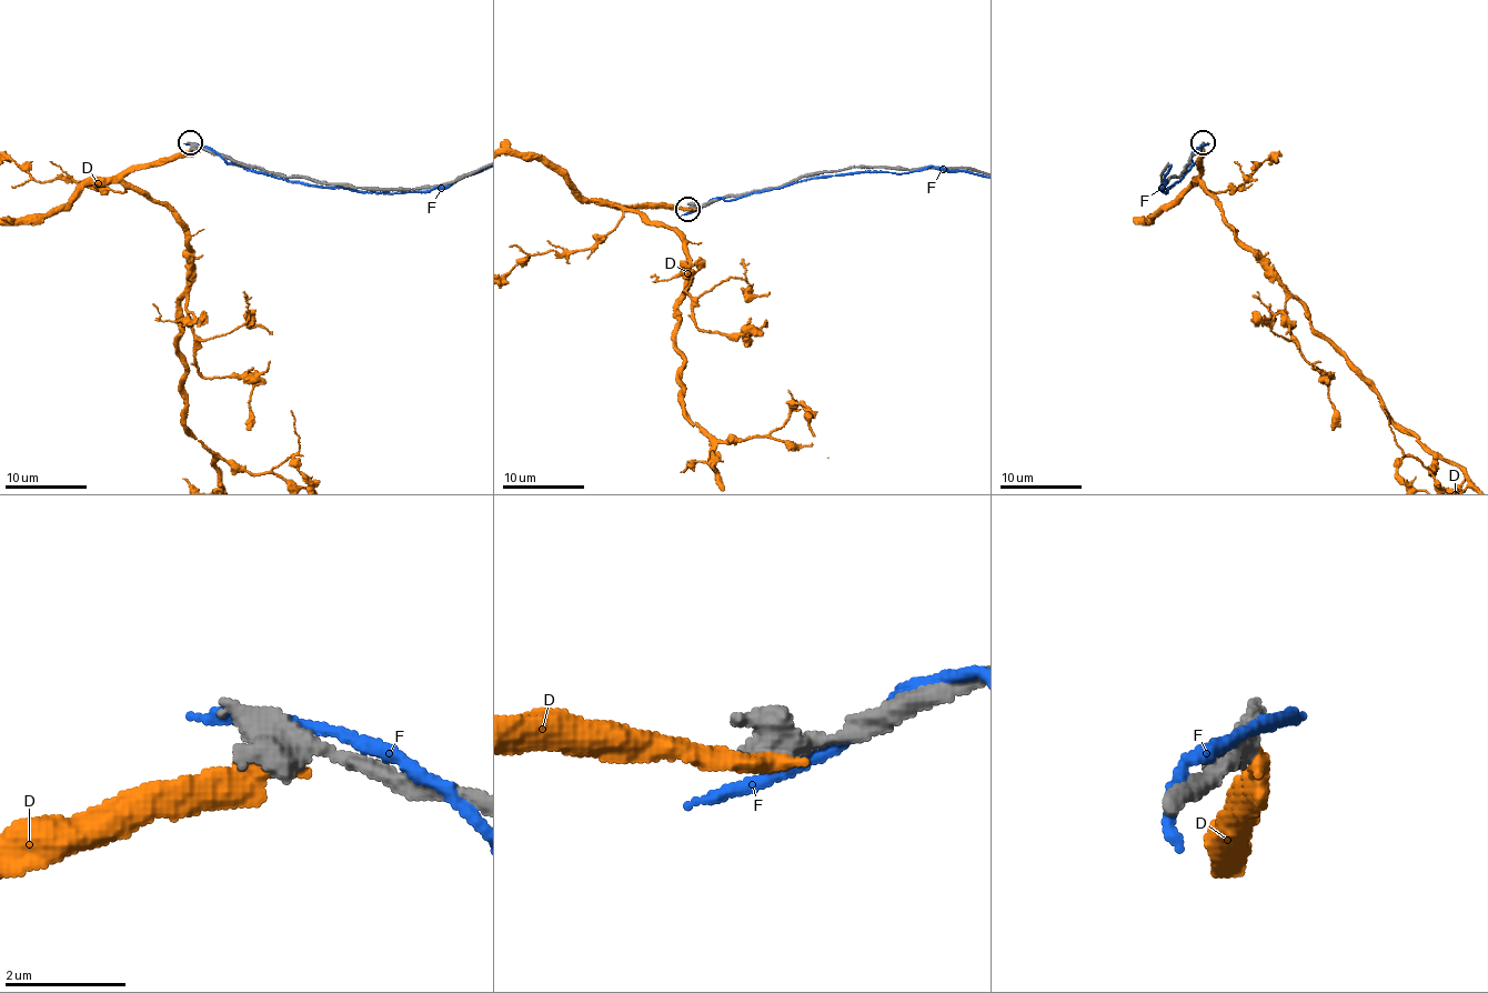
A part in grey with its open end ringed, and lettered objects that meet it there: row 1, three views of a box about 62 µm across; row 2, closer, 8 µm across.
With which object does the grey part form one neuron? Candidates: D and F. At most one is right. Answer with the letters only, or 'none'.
none

